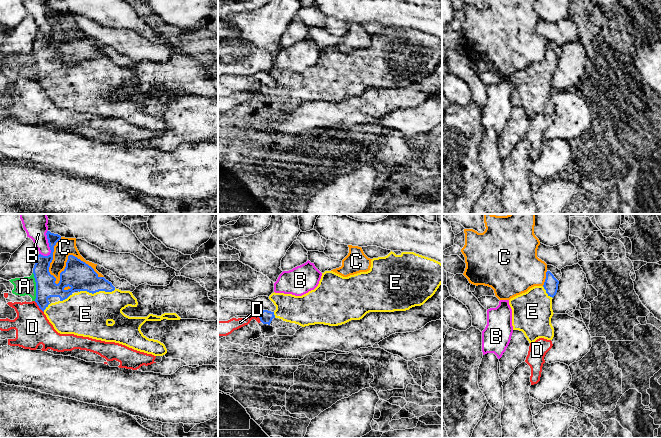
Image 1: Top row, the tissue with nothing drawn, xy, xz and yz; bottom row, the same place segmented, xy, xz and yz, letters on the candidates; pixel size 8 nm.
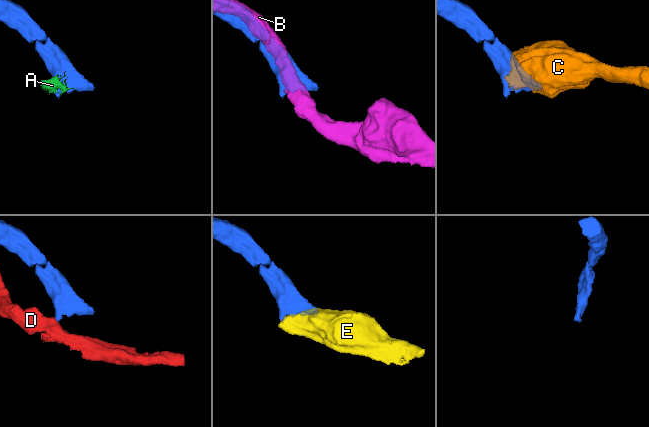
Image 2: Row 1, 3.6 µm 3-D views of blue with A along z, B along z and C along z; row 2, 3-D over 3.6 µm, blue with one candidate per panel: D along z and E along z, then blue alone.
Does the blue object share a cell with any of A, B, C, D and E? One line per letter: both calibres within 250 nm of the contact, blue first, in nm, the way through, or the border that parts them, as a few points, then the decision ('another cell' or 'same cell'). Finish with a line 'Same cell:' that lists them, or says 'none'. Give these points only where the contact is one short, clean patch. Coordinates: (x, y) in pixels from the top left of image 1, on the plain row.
A: 160/140 nm | along xy (32, 49), (35, 55), (35, 76) | another cell
B: 130/140 nm | another cell
C: 240/150 nm | along xy (53, 22), (49, 48), (56, 59), (69, 31), (103, 53) | another cell
D: 160/280 nm | along xy (34, 77), (43, 88) | another cell
E: 240/360 nm | same cell
Same cell: E

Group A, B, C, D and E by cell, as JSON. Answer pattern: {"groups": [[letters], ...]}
{"groups": [["A", "C"], ["B"], ["D"], ["E"]]}

